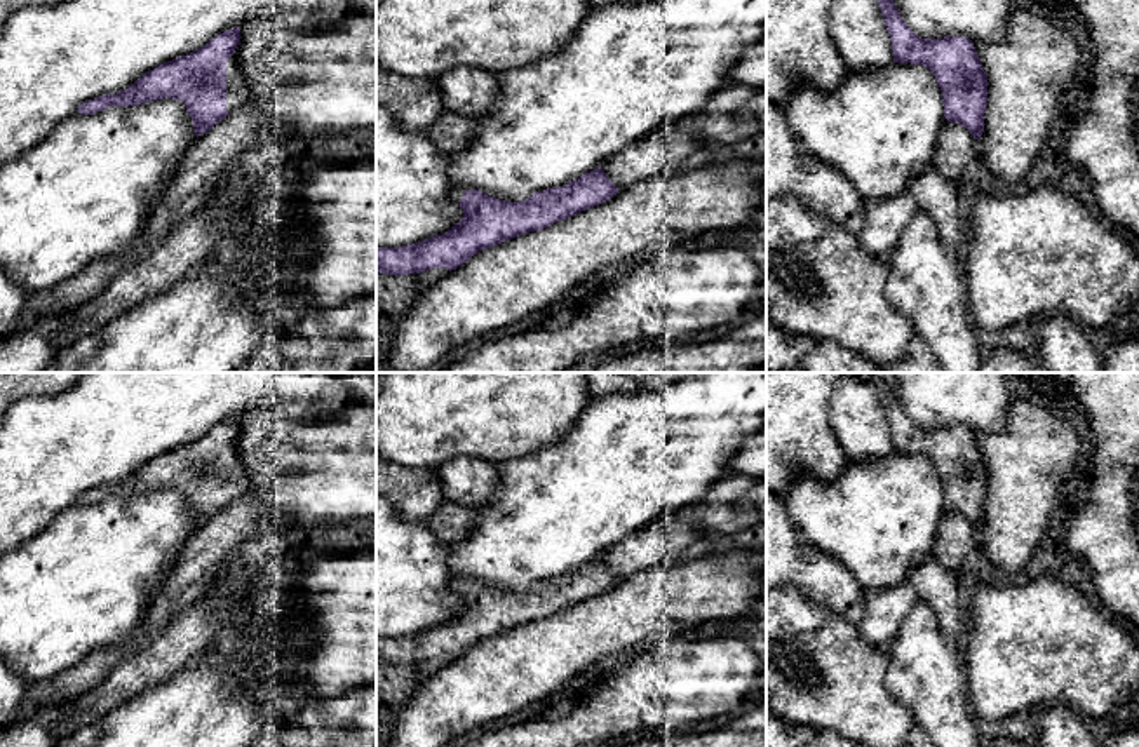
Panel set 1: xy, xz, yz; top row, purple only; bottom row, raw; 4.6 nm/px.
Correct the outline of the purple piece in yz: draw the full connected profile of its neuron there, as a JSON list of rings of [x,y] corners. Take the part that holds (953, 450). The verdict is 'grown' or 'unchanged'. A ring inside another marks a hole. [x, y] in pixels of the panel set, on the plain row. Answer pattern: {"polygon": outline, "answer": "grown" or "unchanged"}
{"polygon": [[[883,381],[876,388],[892,430],[893,453],[928,458],[942,481],[946,510],[968,519],[979,531],[984,522],[987,467],[974,432],[958,425],[921,428],[900,407],[892,388]]], "answer": "unchanged"}

